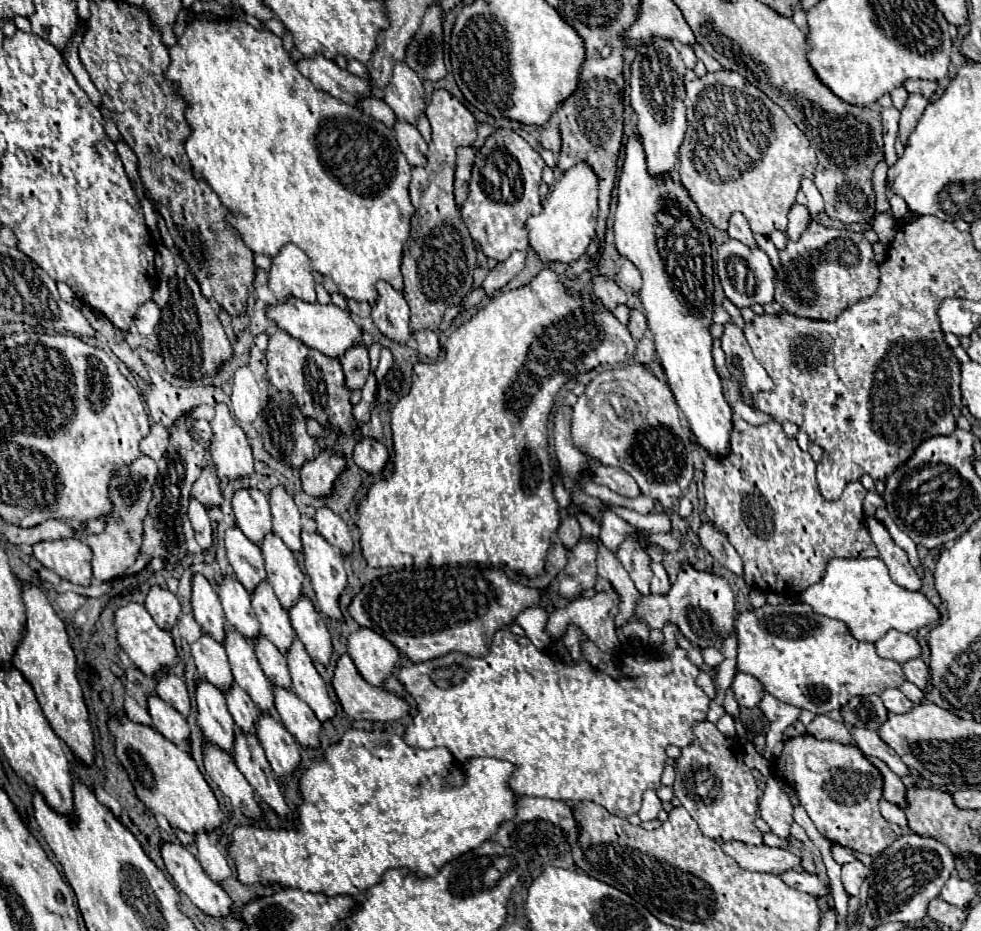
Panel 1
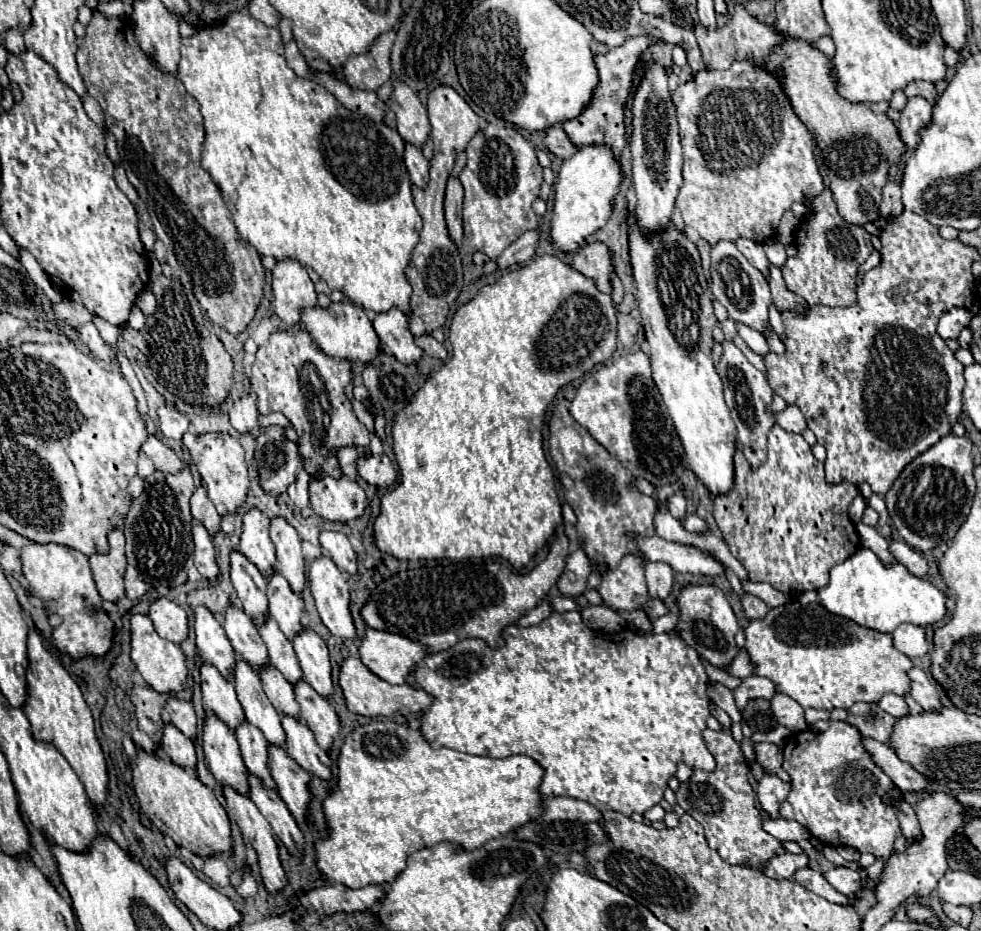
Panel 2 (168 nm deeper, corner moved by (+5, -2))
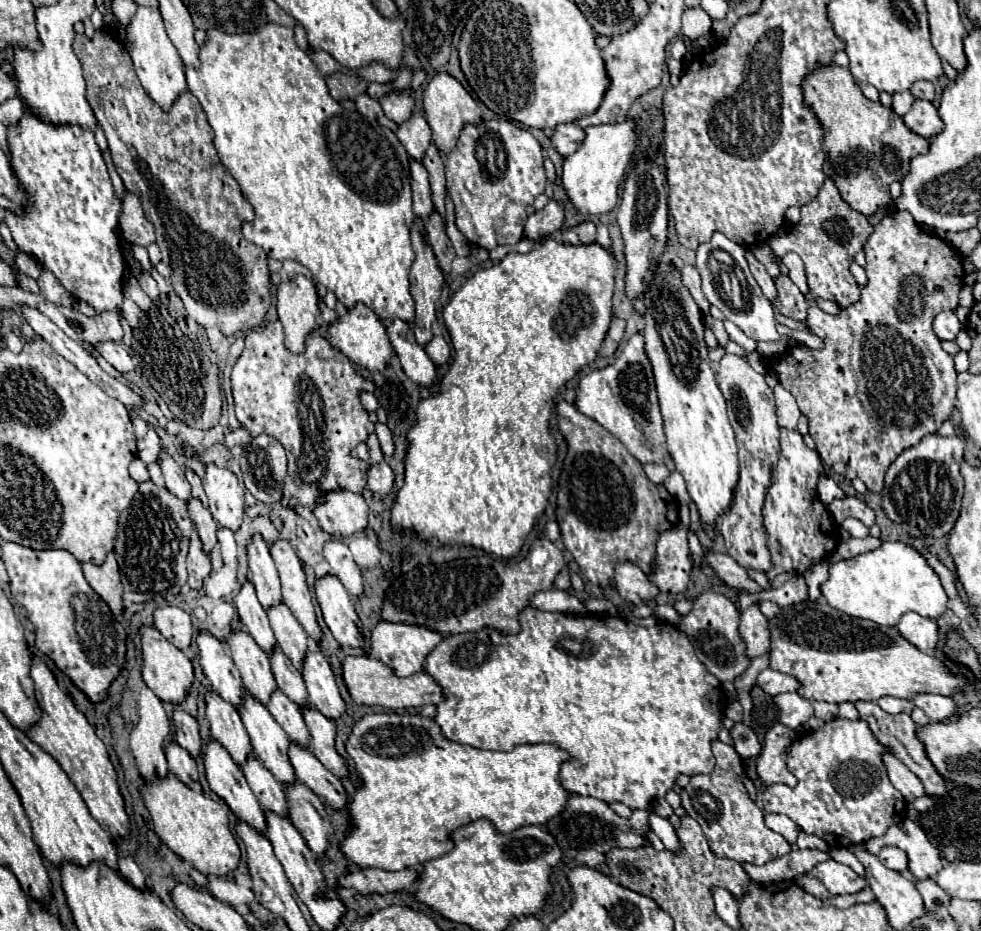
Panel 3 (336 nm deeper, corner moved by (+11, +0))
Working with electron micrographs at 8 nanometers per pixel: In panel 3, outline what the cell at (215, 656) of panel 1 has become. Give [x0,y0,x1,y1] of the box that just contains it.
[204,690,252,766]

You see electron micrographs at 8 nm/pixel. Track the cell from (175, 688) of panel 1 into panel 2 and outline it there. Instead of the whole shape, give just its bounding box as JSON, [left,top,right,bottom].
[166,698,196,738]

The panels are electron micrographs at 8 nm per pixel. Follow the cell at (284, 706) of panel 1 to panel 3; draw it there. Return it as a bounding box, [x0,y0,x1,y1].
[288,742,346,810]

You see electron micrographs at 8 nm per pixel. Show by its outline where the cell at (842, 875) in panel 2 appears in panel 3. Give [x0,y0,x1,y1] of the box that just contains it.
[808,860,866,894]

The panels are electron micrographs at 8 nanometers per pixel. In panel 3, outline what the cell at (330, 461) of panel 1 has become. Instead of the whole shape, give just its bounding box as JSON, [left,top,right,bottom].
[314,490,368,538]

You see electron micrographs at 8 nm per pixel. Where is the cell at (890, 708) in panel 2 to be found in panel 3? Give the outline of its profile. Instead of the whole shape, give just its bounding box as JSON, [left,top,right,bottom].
[876,696,914,714]

